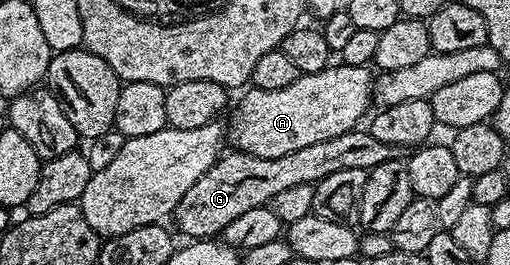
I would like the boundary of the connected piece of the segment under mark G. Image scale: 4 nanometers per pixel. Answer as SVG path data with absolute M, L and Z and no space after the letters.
M358 127L347 131L343 135L335 135L335 139L323 139L323 143L311 143L311 147L303 147L300 151L291 151L291 155L279 155L279 159L259 159L250 153L229 151L224 154L211 168L193 184L191 191L179 199L179 203L173 209L172 220L177 220L178 234L186 233L189 239L213 239L221 235L229 223L241 215L251 211L252 208L268 206L287 187L299 187L300 185L316 186L317 182L327 179L327 175L335 175L335 171L344 169L370 170L379 163L387 163L398 156L398 146L388 145L385 141L375 139L375 135L364 127Z

